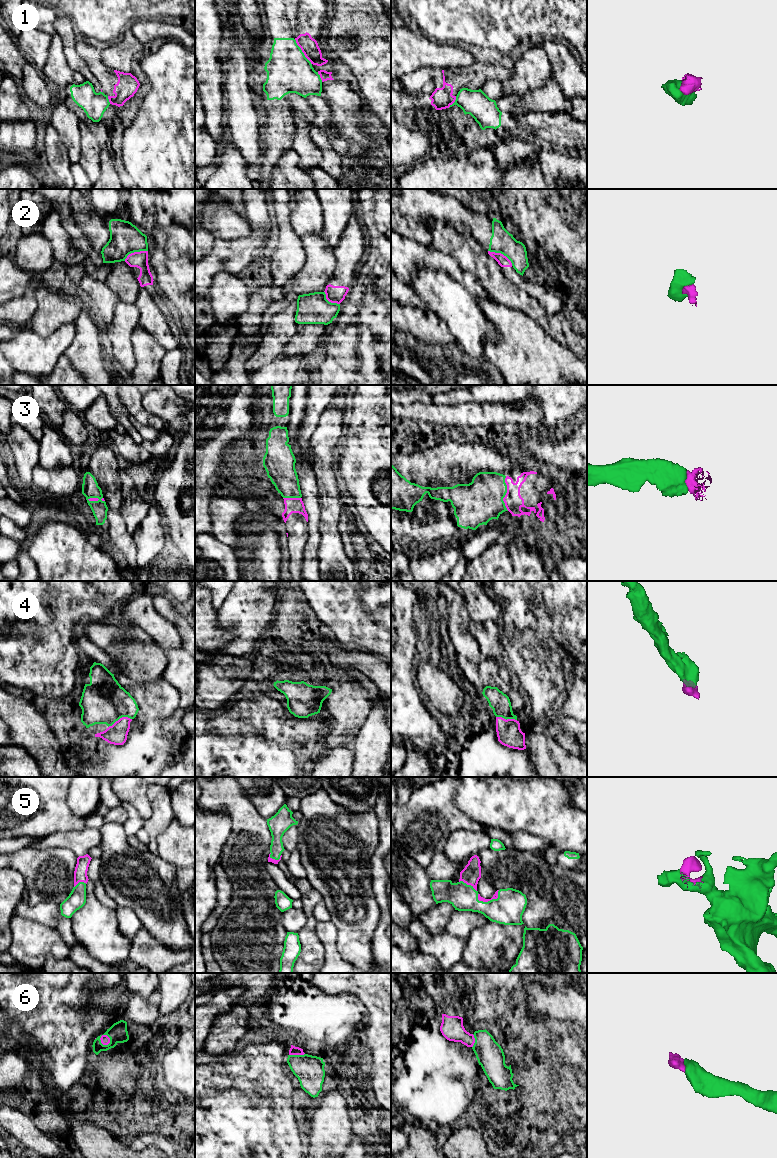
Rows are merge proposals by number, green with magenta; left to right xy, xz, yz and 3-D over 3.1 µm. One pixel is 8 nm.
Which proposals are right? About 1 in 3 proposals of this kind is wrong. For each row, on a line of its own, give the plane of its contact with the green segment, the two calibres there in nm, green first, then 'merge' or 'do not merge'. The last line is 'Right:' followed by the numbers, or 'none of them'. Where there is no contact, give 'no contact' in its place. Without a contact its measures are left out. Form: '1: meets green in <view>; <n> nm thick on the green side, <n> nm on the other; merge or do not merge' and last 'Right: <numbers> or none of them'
1: meets green in xz; 360 nm thick on the green side, 140 nm on the other; do not merge
2: meets green in yz; 190 nm thick on the green side, 90 nm on the other; do not merge
3: meets green in yz; 340 nm thick on the green side, 150 nm on the other; merge
4: meets green in xy; 360 nm thick on the green side, 160 nm on the other; merge
5: meets green in yz; 240 nm thick on the green side, 50 nm on the other; merge
6: meets green in xy; 150 nm thick on the green side, 80 nm on the other; merge
Right: 3, 4, 5, 6

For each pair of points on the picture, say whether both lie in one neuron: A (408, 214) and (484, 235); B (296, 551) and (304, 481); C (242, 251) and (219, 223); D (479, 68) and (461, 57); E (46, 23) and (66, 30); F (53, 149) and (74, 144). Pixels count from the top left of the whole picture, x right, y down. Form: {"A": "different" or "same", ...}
{"A": "same", "B": "different", "C": "different", "D": "different", "E": "different", "F": "different"}

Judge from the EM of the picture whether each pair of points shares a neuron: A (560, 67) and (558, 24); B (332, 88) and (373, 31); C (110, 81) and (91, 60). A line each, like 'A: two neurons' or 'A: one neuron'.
A: two neurons
B: two neurons
C: one neuron

